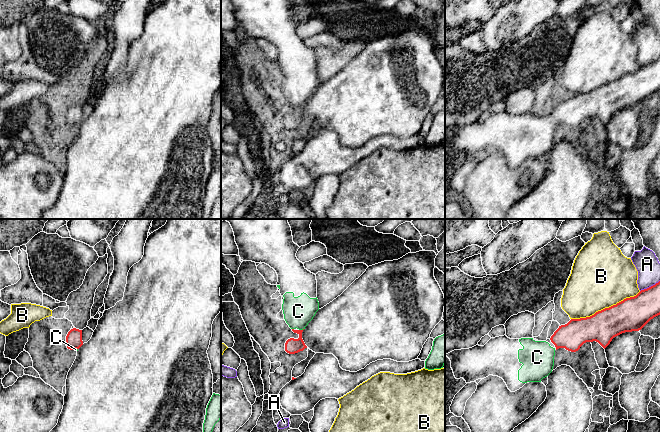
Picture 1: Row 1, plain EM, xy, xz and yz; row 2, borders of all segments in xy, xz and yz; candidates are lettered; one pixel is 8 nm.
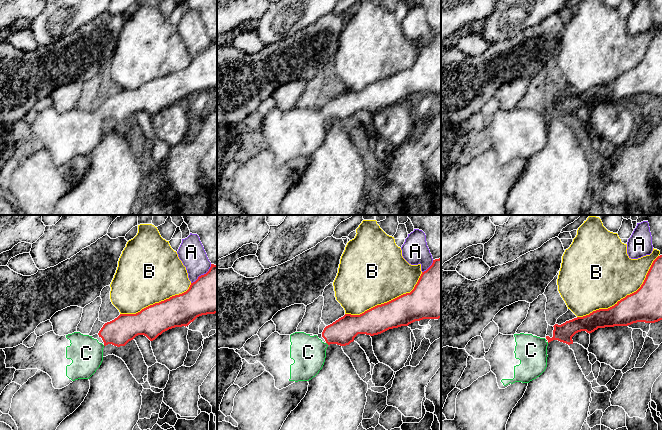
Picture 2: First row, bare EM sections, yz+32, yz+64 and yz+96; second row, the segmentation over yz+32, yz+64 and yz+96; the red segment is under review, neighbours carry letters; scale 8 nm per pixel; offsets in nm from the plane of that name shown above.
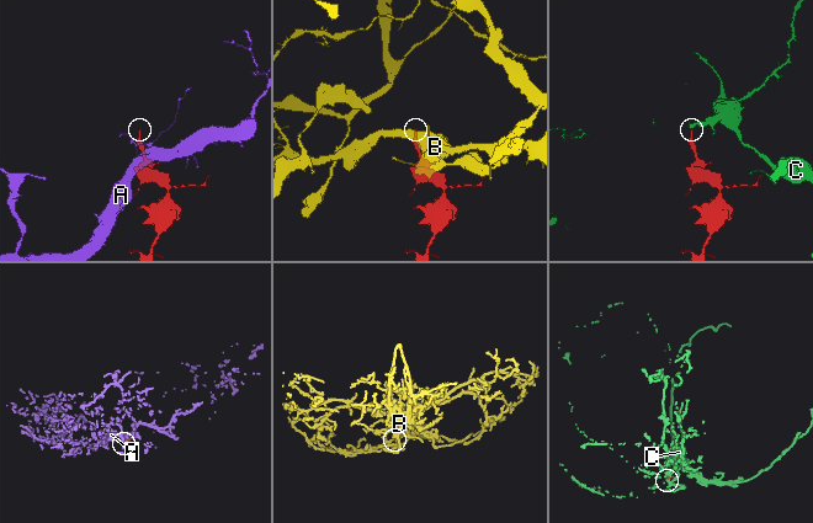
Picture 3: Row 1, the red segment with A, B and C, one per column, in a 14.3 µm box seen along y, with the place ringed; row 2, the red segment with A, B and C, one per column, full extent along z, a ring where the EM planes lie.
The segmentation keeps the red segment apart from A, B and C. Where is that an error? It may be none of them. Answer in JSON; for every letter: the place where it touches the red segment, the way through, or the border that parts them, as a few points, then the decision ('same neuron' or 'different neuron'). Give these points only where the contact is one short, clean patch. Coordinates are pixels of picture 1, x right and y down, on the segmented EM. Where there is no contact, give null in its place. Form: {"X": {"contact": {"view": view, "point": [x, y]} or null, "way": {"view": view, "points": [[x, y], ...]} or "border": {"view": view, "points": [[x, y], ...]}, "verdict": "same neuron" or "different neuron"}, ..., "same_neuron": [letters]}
{"A": {"contact": {"view": "yz", "point": [649, 287]}, "verdict": "different neuron"}, "B": {"contact": {"view": "yz", "point": [605, 308]}, "verdict": "different neuron"}, "C": {"contact": {"view": "xz", "point": [301, 330]}, "way": {"view": "xz", "points": [[292, 346], [300, 338], [301, 330], [298, 311]]}, "verdict": "same neuron"}, "same_neuron": ["C"]}

